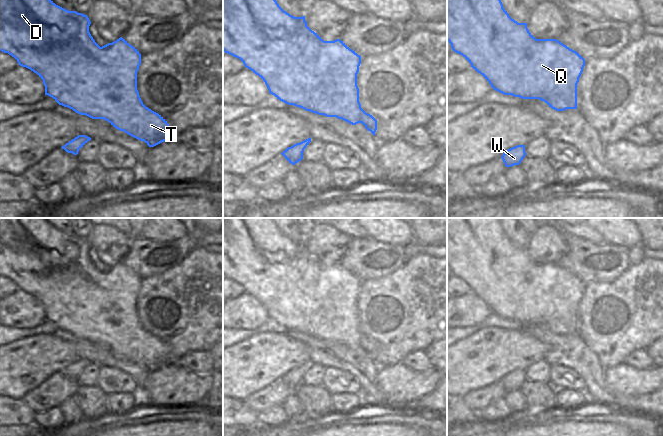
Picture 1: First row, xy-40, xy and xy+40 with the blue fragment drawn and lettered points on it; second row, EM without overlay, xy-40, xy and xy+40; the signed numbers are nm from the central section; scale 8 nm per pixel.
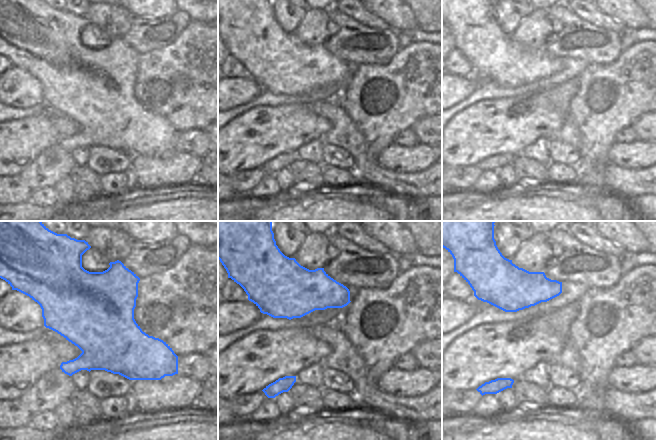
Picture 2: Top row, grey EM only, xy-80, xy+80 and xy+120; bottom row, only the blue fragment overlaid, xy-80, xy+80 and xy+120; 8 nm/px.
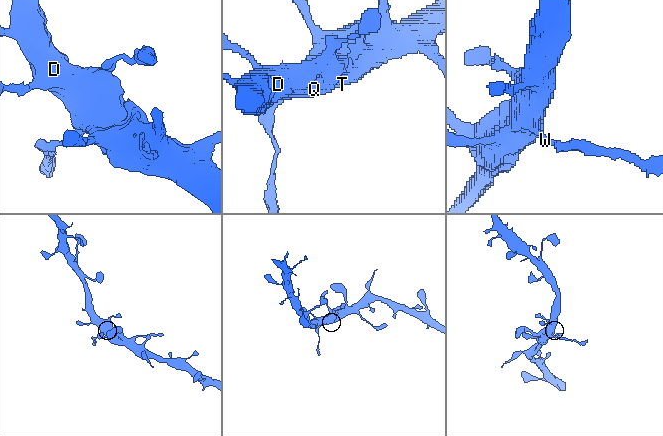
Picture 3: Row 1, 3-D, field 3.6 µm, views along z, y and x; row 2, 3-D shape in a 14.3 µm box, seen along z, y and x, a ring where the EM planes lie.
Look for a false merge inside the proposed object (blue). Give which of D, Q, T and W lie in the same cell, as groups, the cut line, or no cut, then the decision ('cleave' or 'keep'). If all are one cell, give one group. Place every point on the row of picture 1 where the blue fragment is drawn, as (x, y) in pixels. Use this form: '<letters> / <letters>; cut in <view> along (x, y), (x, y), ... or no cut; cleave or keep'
D Q T / W; cut in xy-40 along (78, 148), (64, 149); cleave

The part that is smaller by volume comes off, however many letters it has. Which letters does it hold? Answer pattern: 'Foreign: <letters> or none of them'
Foreign: W

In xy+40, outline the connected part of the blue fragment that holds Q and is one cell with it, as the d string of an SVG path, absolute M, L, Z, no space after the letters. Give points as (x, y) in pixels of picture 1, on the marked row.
M447 0L447 41L451 44L452 50L462 55L471 64L471 67L489 82L494 90L504 95L512 95L522 99L539 99L556 111L577 109L577 84L585 66L585 59L557 39L536 39L529 32L527 23L518 23L509 16L503 8L501 0Z

